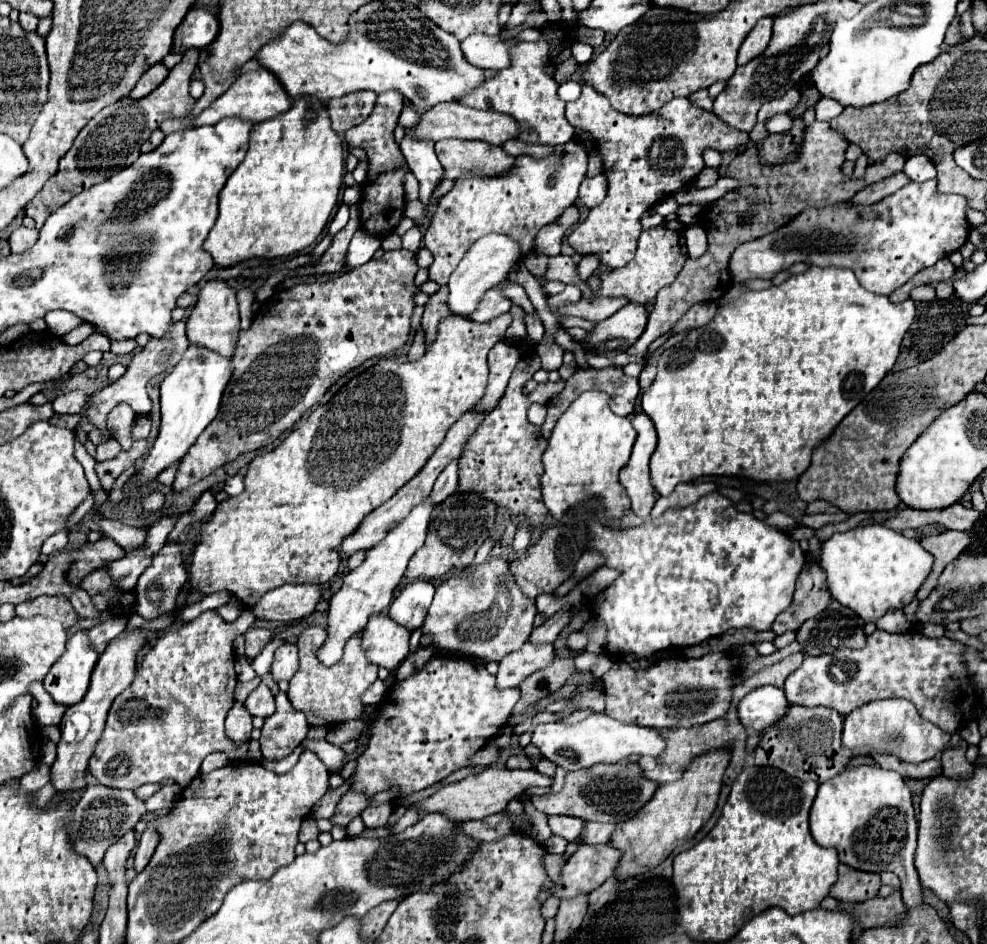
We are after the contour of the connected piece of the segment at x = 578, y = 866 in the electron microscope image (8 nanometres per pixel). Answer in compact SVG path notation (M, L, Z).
M609 843L581 845L563 867L561 879L555 883L557 889L553 889L553 895L559 899L569 899L579 893L591 893L615 873L619 857L619 849Z

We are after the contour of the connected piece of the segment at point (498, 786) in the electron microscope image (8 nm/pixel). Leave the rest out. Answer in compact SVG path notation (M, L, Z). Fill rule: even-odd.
M487 767L485 771L477 773L477 775L467 775L463 781L459 783L451 783L451 785L445 785L441 787L435 795L427 797L421 801L421 805L411 805L405 815L391 825L391 833L401 833L403 829L407 829L409 825L417 823L419 817L427 815L427 813L441 813L445 817L449 817L451 821L471 821L471 819L485 819L489 815L495 815L495 813L501 813L507 803L513 799L513 797L519 797L525 789L529 787L549 787L553 781L545 775L541 775L539 771L535 769L517 769L517 771L511 771L511 769L495 769L495 767Z

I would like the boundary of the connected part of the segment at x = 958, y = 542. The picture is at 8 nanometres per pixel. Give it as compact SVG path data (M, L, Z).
M943 531L939 535L929 535L929 537L921 539L923 549L927 549L935 557L935 563L933 563L929 577L925 579L925 583L921 585L916 594L919 602L925 600L925 597L931 593L931 589L937 585L937 577L941 575L945 565L951 563L953 559L957 559L961 555L961 551L969 545L969 541L971 541L971 533L967 533L967 531Z

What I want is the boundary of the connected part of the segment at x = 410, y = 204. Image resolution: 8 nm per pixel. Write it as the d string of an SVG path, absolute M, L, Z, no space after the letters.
M407 201L403 215L409 217L409 219L413 219L413 221L417 221L421 225L421 221L425 217L425 207L419 201Z

